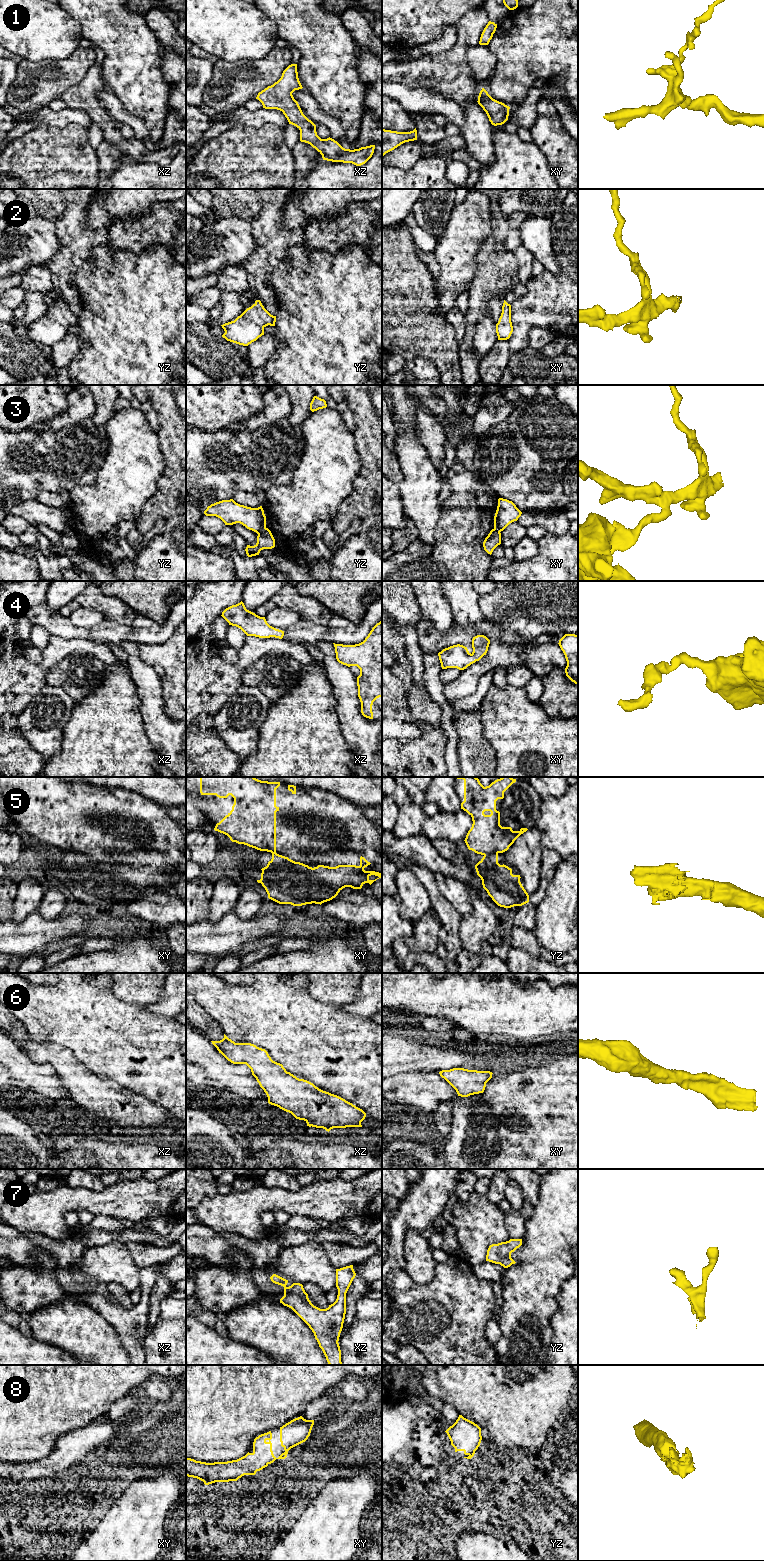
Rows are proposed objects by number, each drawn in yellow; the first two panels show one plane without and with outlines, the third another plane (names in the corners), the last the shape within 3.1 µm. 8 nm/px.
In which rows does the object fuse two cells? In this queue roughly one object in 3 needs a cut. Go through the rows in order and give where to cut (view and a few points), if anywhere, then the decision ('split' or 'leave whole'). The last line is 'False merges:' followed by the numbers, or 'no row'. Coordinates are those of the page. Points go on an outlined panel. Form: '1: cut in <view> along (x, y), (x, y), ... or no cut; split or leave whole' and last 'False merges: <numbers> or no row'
1: no cut; leave whole
2: no cut; leave whole
3: cut in yz along (266, 528), (258, 534); split
4: no cut; leave whole
5: cut in yz along (497, 852), (484, 855); split
6: no cut; leave whole
7: no cut; leave whole
8: no cut; leave whole
False merges: 3, 5

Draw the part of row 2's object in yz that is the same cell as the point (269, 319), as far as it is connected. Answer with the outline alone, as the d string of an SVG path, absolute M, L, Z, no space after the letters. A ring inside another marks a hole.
M256 300L234 321L221 325L225 331L222 337L227 341L248 346L264 335L266 326L275 326L275 322L276 316L271 315L260 300Z

